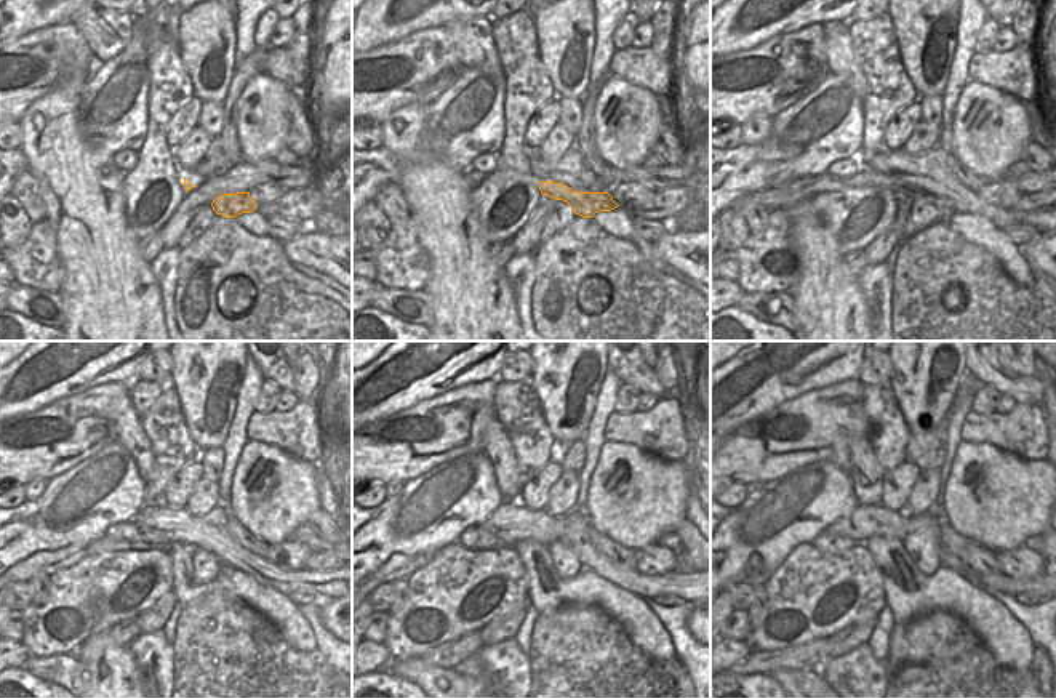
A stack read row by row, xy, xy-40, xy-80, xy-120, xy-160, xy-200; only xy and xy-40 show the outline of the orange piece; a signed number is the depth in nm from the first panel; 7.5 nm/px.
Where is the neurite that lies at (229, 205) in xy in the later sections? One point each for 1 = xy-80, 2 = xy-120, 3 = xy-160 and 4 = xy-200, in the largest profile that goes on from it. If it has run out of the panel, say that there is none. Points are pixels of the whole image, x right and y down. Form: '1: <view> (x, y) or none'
1: xy-80 (797, 191)
2: xy-120 (48, 562)
3: xy-160 (399, 565)
4: xy-200 (754, 561)

